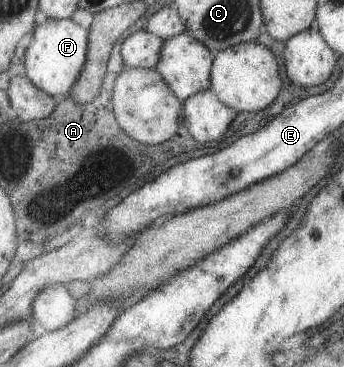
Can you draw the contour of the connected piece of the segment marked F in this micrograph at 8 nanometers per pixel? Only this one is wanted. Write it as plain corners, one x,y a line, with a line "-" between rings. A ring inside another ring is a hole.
48,17
45,22
37,24
37,28
32,33
32,40
24,55
27,76
44,91
47,91
55,98
63,99
73,91
77,80
80,79
83,69
86,67
89,52
90,29
84,29
74,19
54,19

